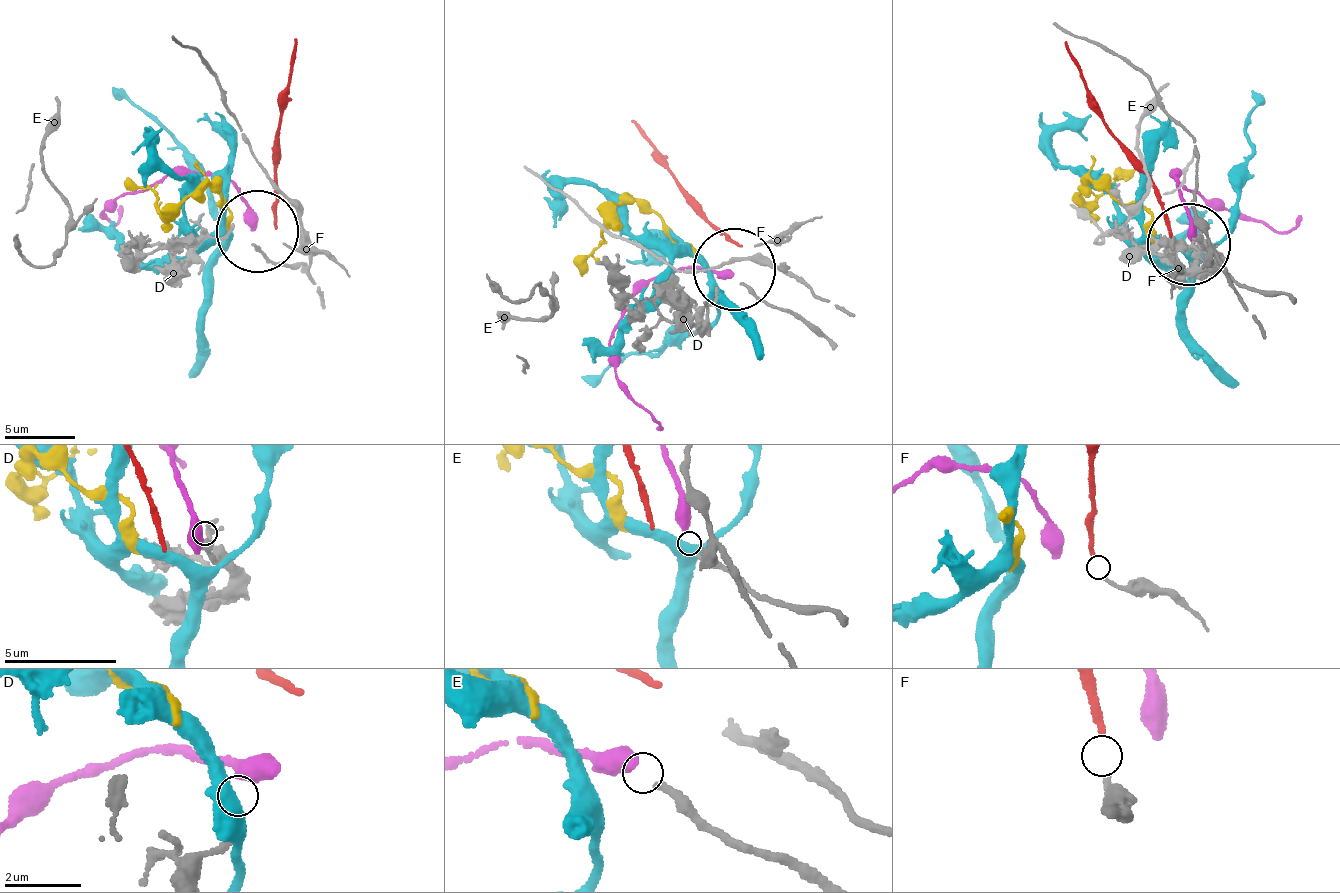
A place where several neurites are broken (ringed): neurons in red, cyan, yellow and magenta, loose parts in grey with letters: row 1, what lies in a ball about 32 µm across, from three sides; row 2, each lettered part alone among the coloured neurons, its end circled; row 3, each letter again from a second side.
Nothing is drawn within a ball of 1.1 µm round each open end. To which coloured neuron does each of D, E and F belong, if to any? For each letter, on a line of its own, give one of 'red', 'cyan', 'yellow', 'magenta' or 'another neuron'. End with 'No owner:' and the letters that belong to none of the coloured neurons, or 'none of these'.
D: another neuron
E: magenta
F: red
No owner: D

